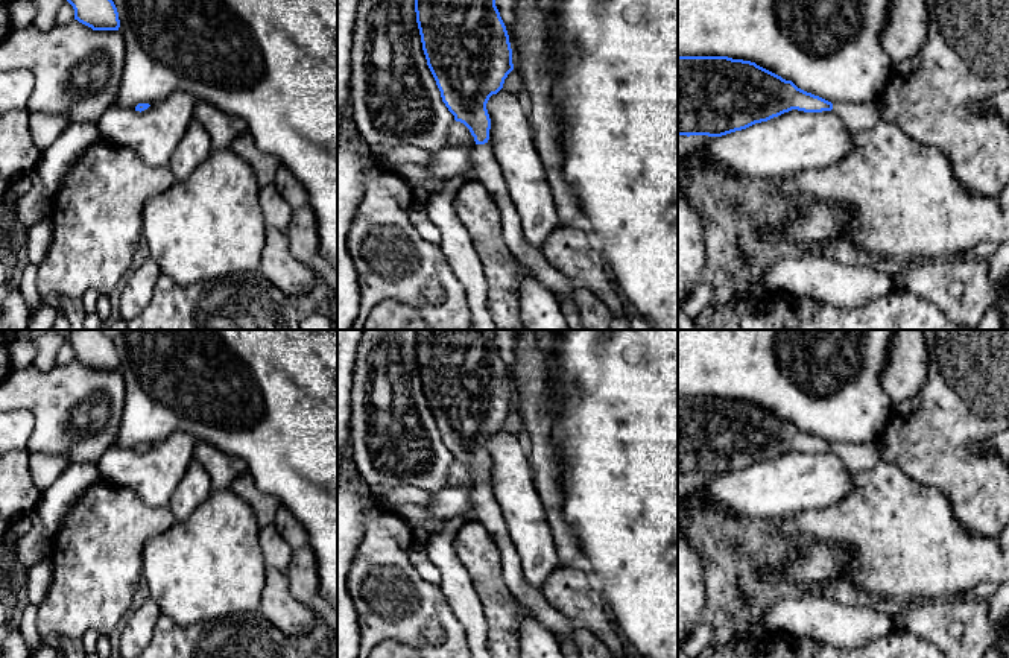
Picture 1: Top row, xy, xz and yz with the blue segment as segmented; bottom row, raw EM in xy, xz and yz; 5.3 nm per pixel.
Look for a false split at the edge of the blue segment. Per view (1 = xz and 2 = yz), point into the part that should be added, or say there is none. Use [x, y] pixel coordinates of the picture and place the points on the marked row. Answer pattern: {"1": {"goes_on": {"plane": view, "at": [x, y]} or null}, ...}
{"1": {"goes_on": {"plane": "xz", "at": [488, 172]}}, "2": {"goes_on": {"plane": "yz", "at": [857, 117]}}}

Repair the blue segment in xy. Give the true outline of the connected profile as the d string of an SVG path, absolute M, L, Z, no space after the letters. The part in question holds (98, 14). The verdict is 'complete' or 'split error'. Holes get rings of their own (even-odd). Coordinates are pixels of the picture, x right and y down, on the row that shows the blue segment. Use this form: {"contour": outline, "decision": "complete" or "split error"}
{"contour": "M67 0L74 9L74 20L93 30L119 30L119 12L112 0Z", "decision": "complete"}

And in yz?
{"contour": "M678 56L678 137L722 137L792 109L833 111L852 134L881 120L877 100L833 105L751 61Z", "decision": "split error"}

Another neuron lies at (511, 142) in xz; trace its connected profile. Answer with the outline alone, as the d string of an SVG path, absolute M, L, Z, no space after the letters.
M501 88L486 103L491 119L488 144L501 169L517 208L524 240L536 251L559 226L555 198L532 140L529 117L518 97Z

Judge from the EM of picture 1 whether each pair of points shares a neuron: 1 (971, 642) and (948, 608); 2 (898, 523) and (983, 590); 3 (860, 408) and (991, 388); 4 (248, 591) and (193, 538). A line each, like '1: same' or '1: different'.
1: same
2: different
3: different
4: same

